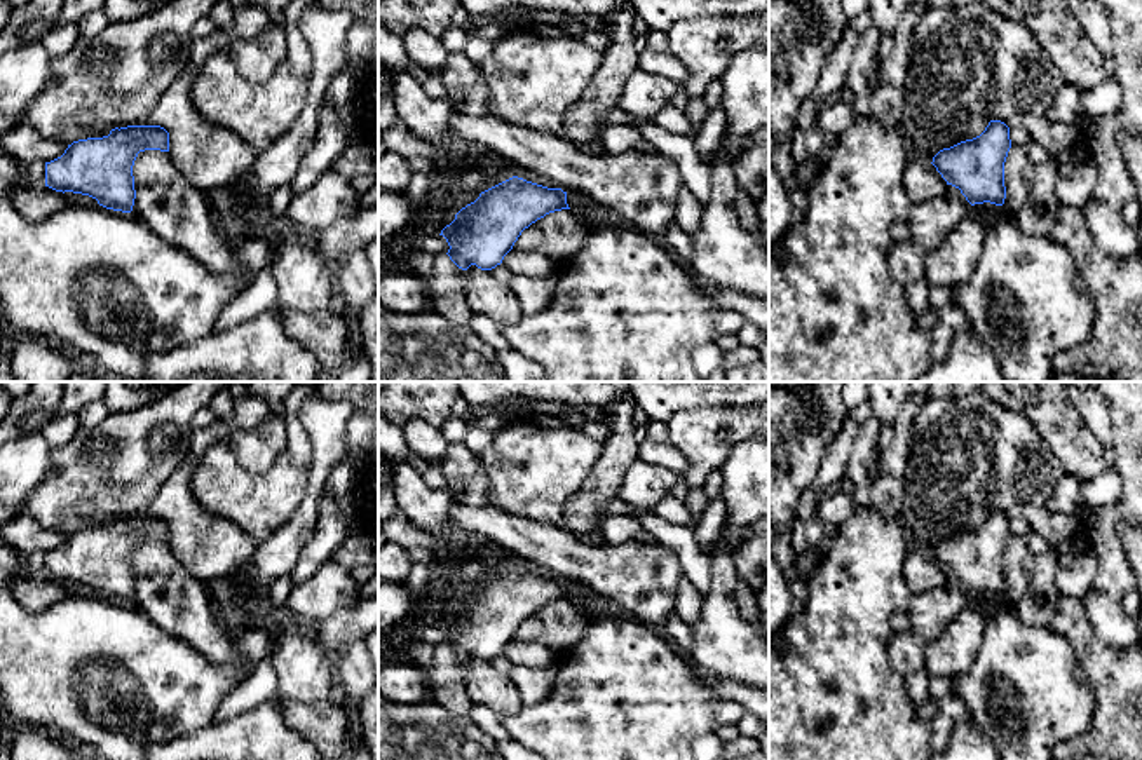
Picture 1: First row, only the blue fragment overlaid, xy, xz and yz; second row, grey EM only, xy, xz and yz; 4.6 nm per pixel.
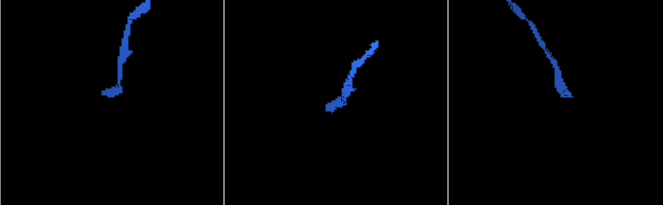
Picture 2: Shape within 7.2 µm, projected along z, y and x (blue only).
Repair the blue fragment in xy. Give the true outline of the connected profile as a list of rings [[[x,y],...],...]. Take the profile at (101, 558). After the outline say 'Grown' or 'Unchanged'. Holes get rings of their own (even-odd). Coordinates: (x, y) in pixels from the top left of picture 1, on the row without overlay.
[[[127,516],[103,528],[73,532],[61,547],[45,553],[45,577],[89,586],[106,600],[131,603],[136,589],[133,556],[145,540],[169,542],[169,523],[160,516]]]. Unchanged

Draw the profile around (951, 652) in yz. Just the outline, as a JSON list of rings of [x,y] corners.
[[[973,605],[964,607],[926,645],[926,673],[931,676],[957,676],[969,669],[983,640],[987,617]]]

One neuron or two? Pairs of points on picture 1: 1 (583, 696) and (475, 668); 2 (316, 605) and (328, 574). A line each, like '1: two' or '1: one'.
1: two
2: one

